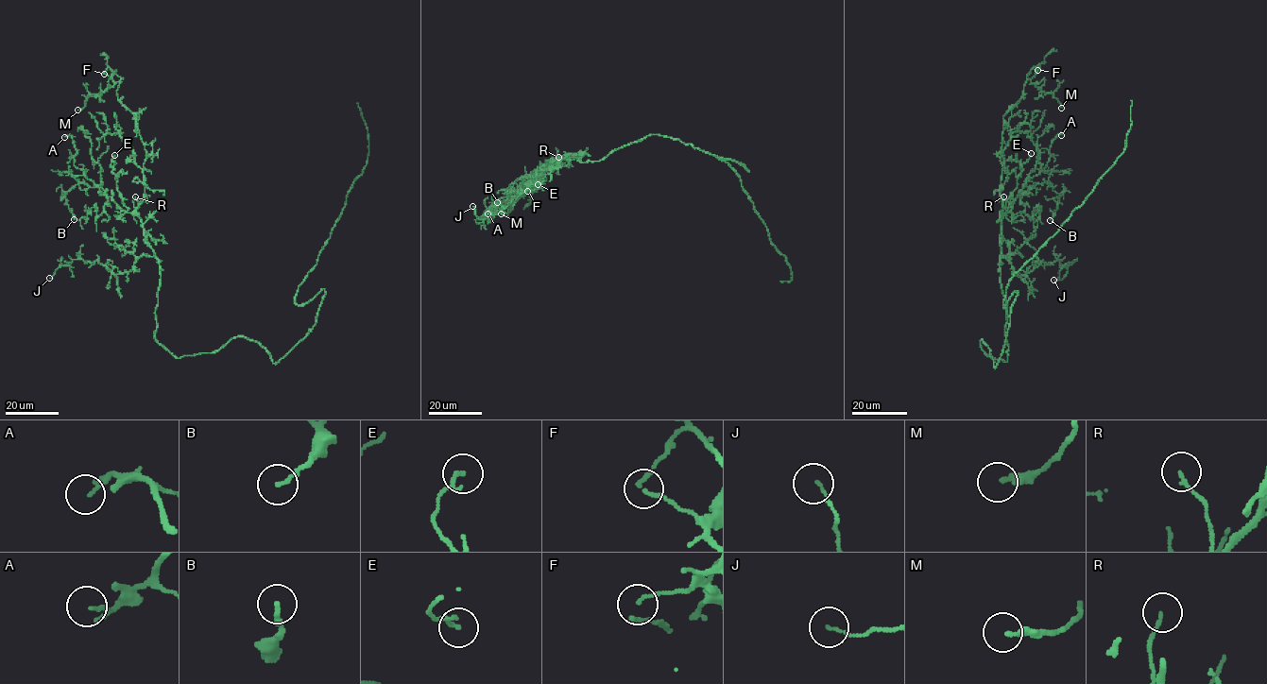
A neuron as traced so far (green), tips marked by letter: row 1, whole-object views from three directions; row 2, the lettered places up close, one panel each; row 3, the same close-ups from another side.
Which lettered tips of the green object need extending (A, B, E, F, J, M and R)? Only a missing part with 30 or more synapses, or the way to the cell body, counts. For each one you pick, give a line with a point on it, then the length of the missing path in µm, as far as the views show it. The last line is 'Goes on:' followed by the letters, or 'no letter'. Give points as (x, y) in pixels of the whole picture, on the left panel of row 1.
Goes on: no letter

